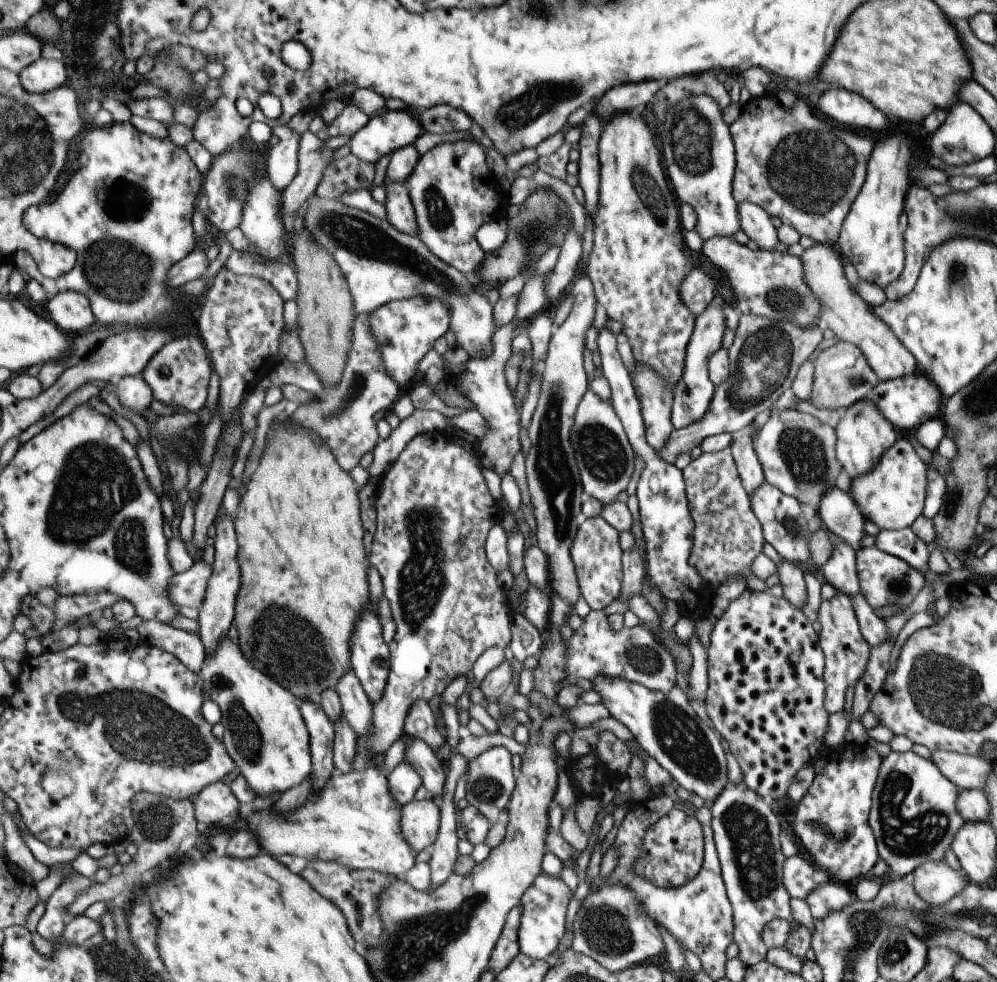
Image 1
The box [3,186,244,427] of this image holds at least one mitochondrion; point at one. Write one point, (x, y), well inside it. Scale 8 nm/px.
(116, 268)

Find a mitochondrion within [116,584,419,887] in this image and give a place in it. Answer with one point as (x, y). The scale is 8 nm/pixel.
(285, 641)

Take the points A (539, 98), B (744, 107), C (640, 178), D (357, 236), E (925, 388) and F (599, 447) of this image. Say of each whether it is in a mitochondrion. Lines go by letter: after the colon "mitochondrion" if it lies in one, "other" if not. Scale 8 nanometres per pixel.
A: mitochondrion
B: other
C: mitochondrion
D: mitochondrion
E: other
F: mitochondrion

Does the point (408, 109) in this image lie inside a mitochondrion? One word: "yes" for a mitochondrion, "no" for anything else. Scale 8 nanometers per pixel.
no

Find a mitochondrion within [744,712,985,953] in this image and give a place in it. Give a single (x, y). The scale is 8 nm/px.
(904, 836)

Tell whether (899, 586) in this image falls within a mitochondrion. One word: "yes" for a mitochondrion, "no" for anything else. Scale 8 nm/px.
yes

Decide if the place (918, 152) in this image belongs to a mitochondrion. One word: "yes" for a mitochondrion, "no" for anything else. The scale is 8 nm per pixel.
no

